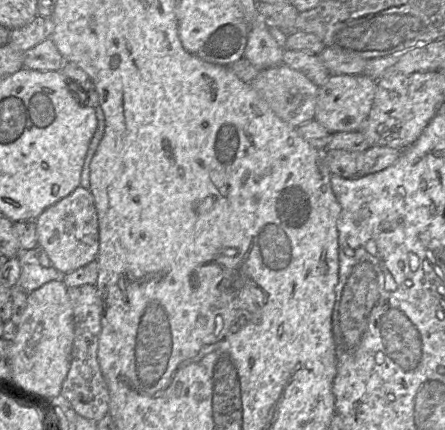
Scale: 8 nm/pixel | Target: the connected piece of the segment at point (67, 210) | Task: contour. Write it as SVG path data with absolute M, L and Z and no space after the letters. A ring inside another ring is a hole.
M77 187L71 194L43 211L36 219L38 245L44 248L52 266L61 274L72 272L97 259L99 223L90 190Z

